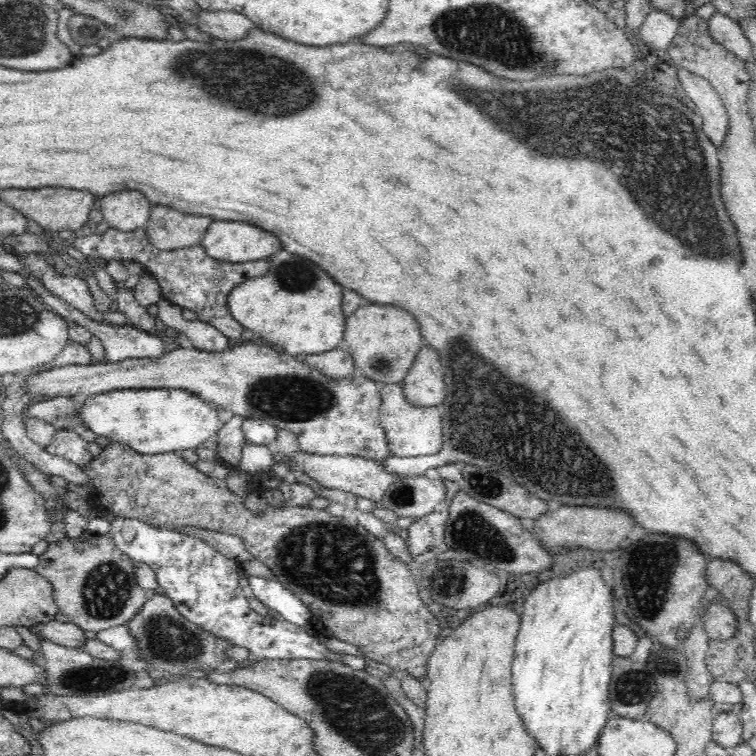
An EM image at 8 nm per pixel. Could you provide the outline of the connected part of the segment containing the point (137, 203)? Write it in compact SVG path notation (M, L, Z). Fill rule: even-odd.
M116 192L101 198L103 218L110 227L131 232L145 228L150 218L152 204L141 192Z

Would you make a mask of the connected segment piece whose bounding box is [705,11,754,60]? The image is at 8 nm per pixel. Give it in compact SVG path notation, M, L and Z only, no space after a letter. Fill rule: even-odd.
M716 11L710 18L705 20L705 25L712 40L725 46L726 50L734 51L742 60L754 57L752 45L744 36L736 20Z

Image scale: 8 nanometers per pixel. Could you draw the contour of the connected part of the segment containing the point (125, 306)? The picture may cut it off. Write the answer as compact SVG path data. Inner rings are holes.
M120 290L117 292L115 300L116 304L118 304L118 312L125 316L124 324L126 326L148 332L154 330L154 322L157 316L150 315L146 311L147 307L138 301L135 290Z

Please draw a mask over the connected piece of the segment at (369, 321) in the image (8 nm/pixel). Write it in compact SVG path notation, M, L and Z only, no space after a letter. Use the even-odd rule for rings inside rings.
M363 304L346 320L344 343L350 347L359 374L381 384L400 384L410 373L422 346L420 326L416 318L398 306Z

